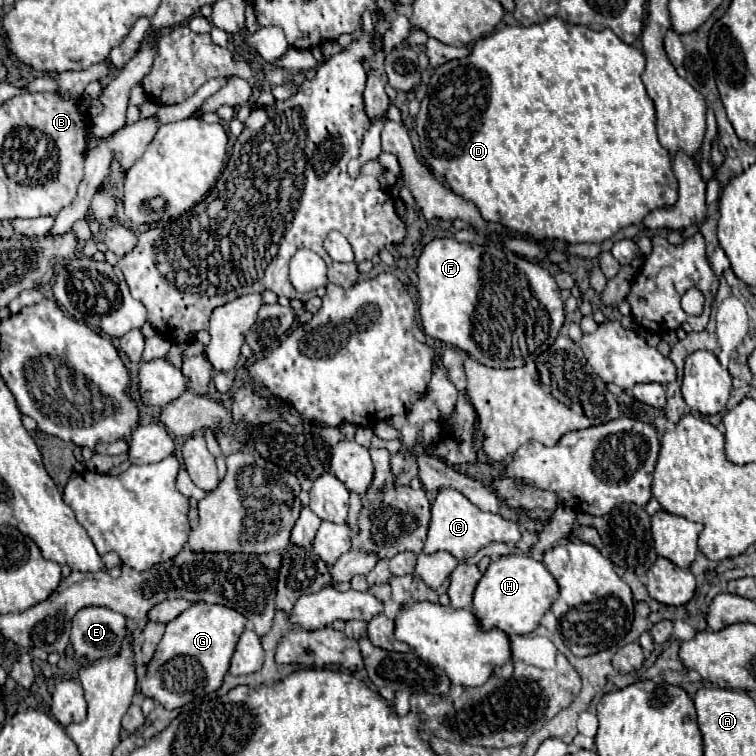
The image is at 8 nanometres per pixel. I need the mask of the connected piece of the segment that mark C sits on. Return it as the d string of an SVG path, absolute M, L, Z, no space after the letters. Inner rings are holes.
M444 488L438 492L432 504L432 518L428 526L424 554L436 554L444 550L444 552L450 552L458 560L466 560L492 542L512 542L514 544L518 540L520 540L520 528L514 520L504 520L498 514L482 512L458 490Z

